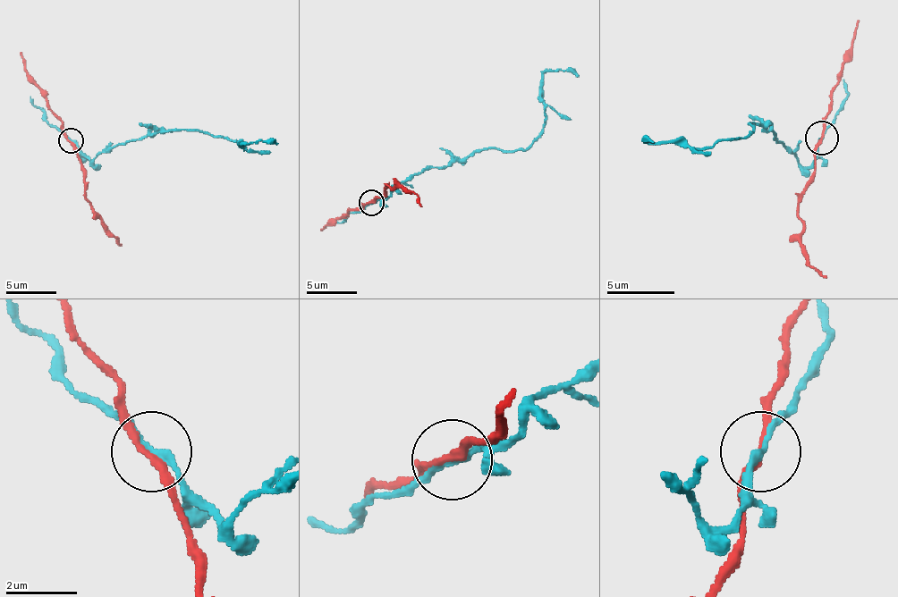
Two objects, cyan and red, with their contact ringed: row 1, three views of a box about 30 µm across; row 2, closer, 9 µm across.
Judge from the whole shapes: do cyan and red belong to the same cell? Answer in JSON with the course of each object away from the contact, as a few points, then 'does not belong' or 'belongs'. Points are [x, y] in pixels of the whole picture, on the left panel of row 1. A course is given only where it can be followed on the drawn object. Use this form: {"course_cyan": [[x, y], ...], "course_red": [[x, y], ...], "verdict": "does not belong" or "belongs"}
{"course_cyan": [[70, 140], [90, 163], [125, 140], [176, 130], [201, 130], [244, 147], [239, 145], [259, 140], [277, 145]], "course_red": [[70, 140], [85, 178], [85, 198], [93, 214], [113, 233], [121, 246]], "verdict": "does not belong"}

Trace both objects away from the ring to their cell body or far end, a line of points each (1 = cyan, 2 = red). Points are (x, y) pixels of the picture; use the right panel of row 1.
1: (821, 137), (817, 157), (804, 167), (753, 123), (750, 134), (709, 147), (646, 137), (652, 144)
2: (821, 137), (797, 214), (804, 235), (808, 262), (827, 278)

